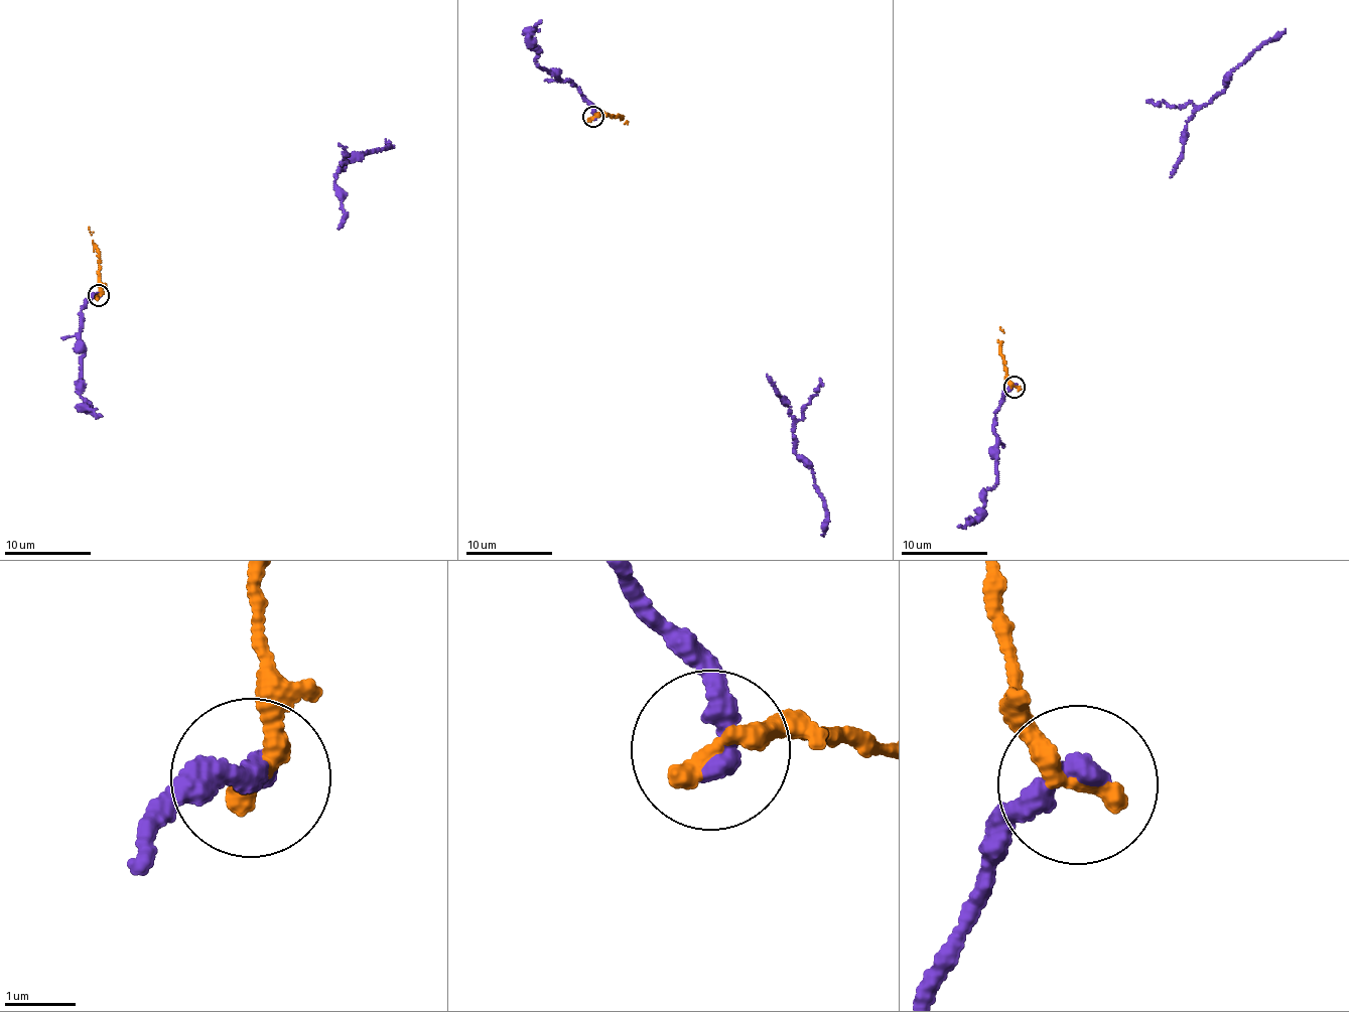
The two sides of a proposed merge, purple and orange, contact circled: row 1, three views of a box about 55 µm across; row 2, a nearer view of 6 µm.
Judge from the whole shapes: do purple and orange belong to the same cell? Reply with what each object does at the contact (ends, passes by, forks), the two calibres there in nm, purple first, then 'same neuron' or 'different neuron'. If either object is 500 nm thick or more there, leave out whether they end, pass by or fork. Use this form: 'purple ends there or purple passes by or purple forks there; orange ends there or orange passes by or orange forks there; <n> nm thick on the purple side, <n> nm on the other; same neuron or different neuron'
purple ends there; orange ends there; 360 nm thick on the purple side, 340 nm on the other; same neuron

